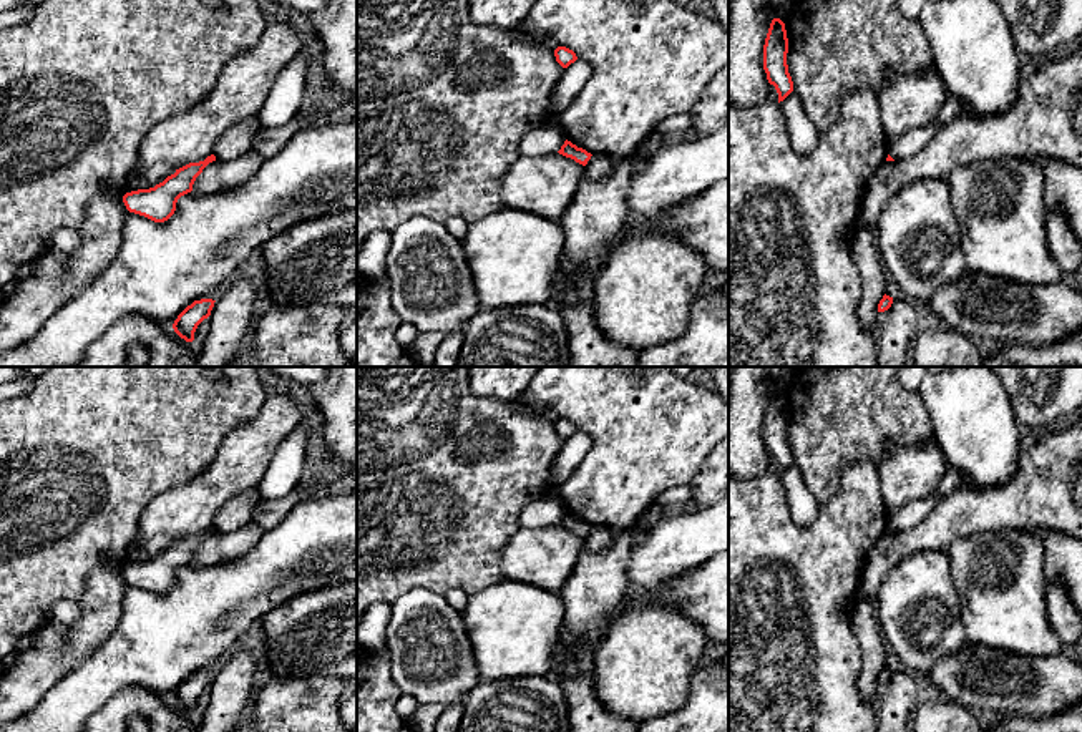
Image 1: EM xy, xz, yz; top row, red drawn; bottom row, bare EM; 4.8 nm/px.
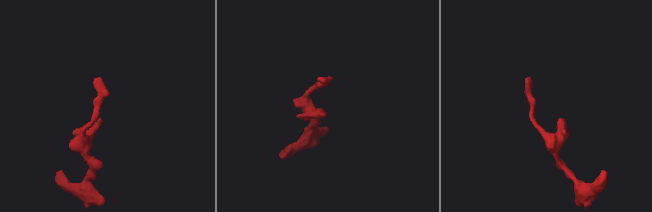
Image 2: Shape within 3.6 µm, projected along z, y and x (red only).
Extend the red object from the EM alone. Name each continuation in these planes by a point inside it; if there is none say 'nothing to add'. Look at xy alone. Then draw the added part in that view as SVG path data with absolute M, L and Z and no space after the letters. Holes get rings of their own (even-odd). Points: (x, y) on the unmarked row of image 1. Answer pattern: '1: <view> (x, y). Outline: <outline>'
nothing to add

